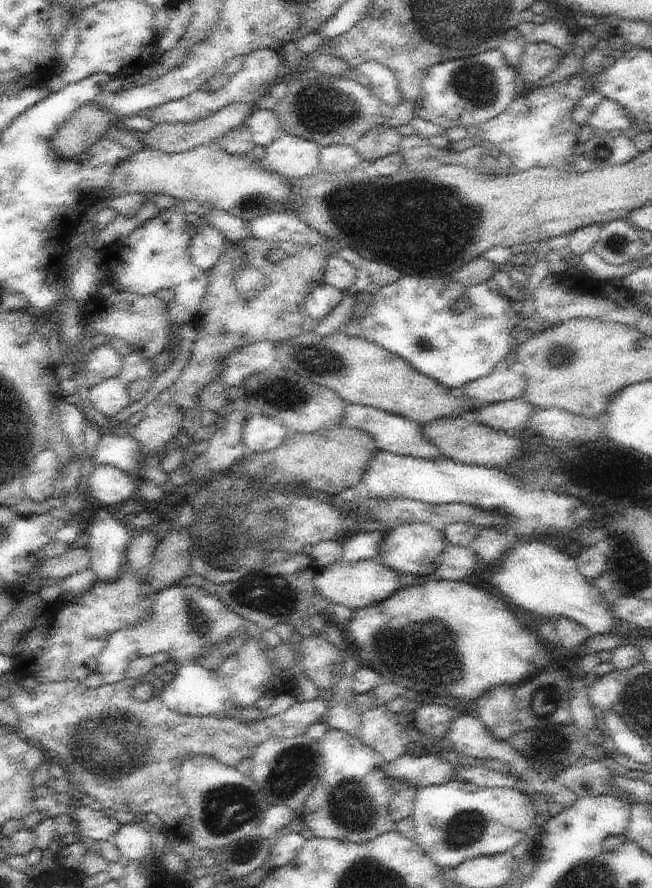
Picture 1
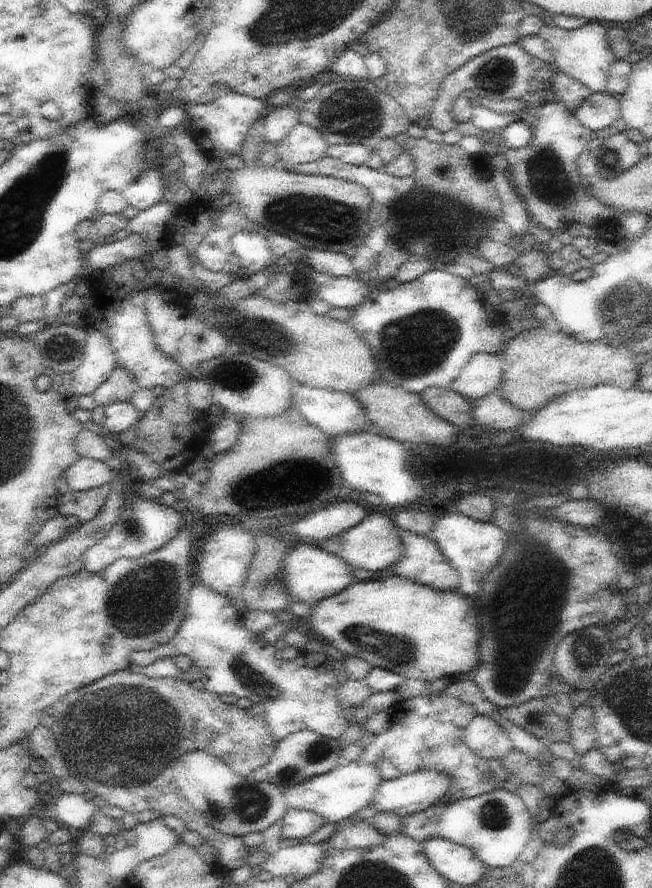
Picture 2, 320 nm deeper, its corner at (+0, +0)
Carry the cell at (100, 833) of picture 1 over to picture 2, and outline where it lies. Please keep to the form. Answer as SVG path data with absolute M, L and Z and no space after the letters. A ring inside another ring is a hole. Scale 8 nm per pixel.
M78 793L55 794L53 802L57 814L56 820L67 828L72 826L72 828L88 829L92 815L100 810L94 800L88 801L84 795Z

